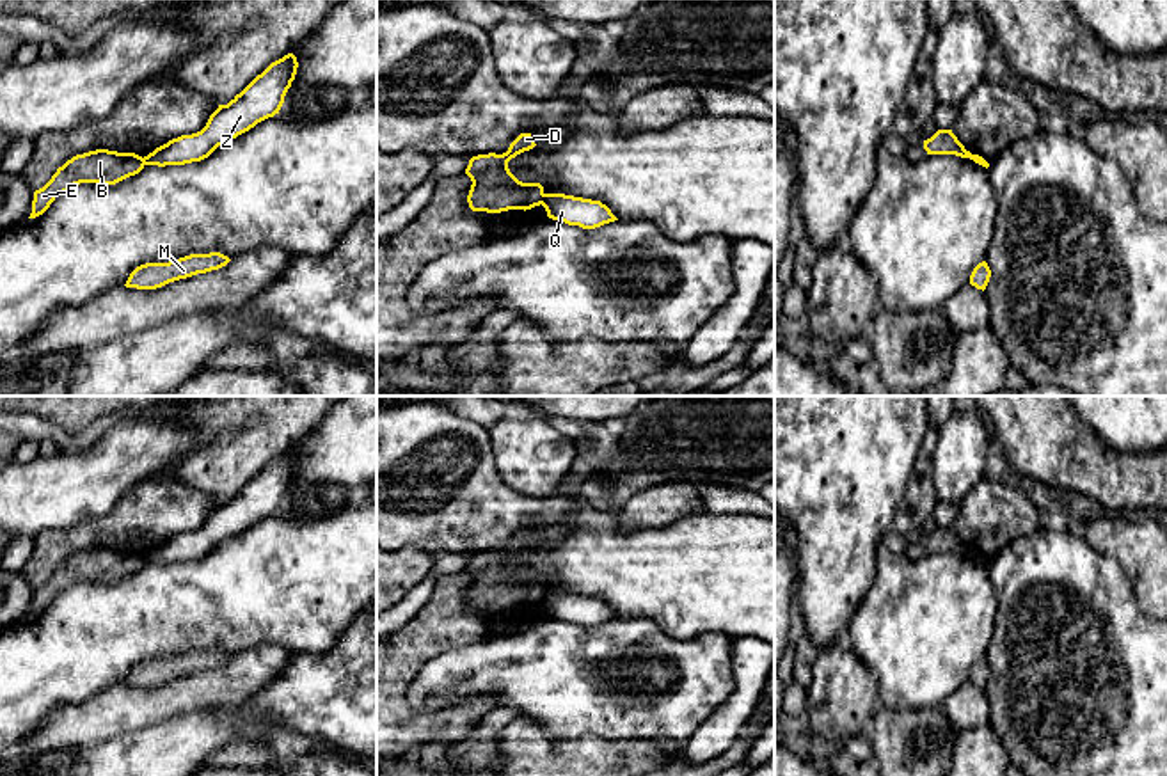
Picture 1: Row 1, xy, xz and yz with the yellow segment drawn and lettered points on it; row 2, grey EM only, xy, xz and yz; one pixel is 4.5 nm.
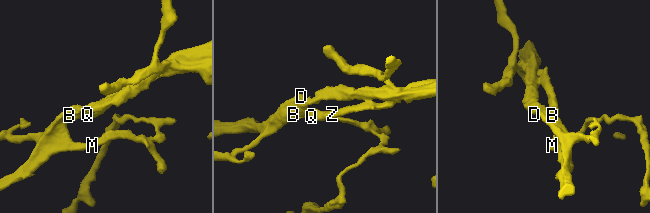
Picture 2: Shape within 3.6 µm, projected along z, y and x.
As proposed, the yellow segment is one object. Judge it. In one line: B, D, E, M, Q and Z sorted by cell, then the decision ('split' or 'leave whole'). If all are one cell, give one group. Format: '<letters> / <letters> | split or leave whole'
B D E M / Q Z | split

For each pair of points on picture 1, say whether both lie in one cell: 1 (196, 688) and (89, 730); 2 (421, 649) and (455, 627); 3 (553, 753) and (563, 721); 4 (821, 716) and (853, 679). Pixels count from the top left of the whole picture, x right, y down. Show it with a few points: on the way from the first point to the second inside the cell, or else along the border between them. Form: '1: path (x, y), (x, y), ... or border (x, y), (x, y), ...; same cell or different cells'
1: path (169, 698), (160, 704), (116, 711); same cell
2: path (430, 640), (446, 627); same cell
3: border (523, 716), (531, 718), (547, 737), (599, 737); different cells
4: path (830, 707), (842, 695), (844, 688); same cell

